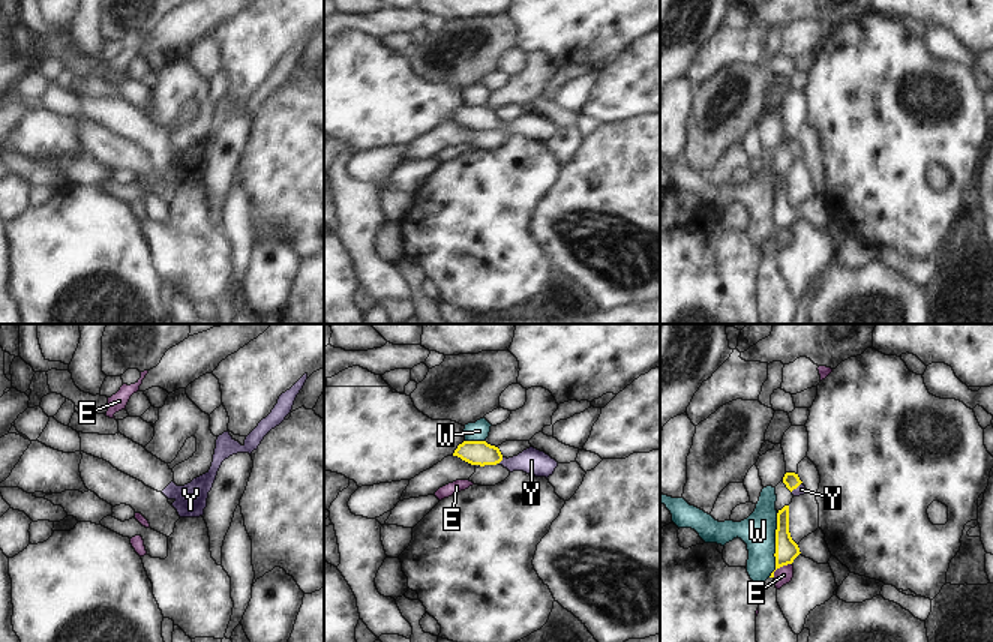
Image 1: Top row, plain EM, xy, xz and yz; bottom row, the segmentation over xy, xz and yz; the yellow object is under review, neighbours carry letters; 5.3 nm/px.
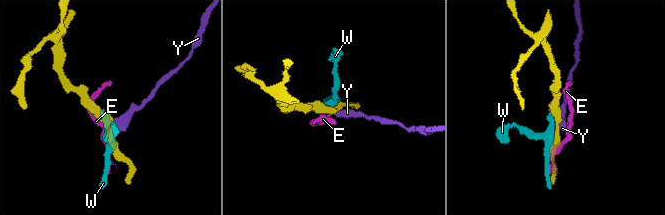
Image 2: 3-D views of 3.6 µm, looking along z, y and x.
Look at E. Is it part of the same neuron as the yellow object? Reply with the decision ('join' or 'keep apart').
keep apart

